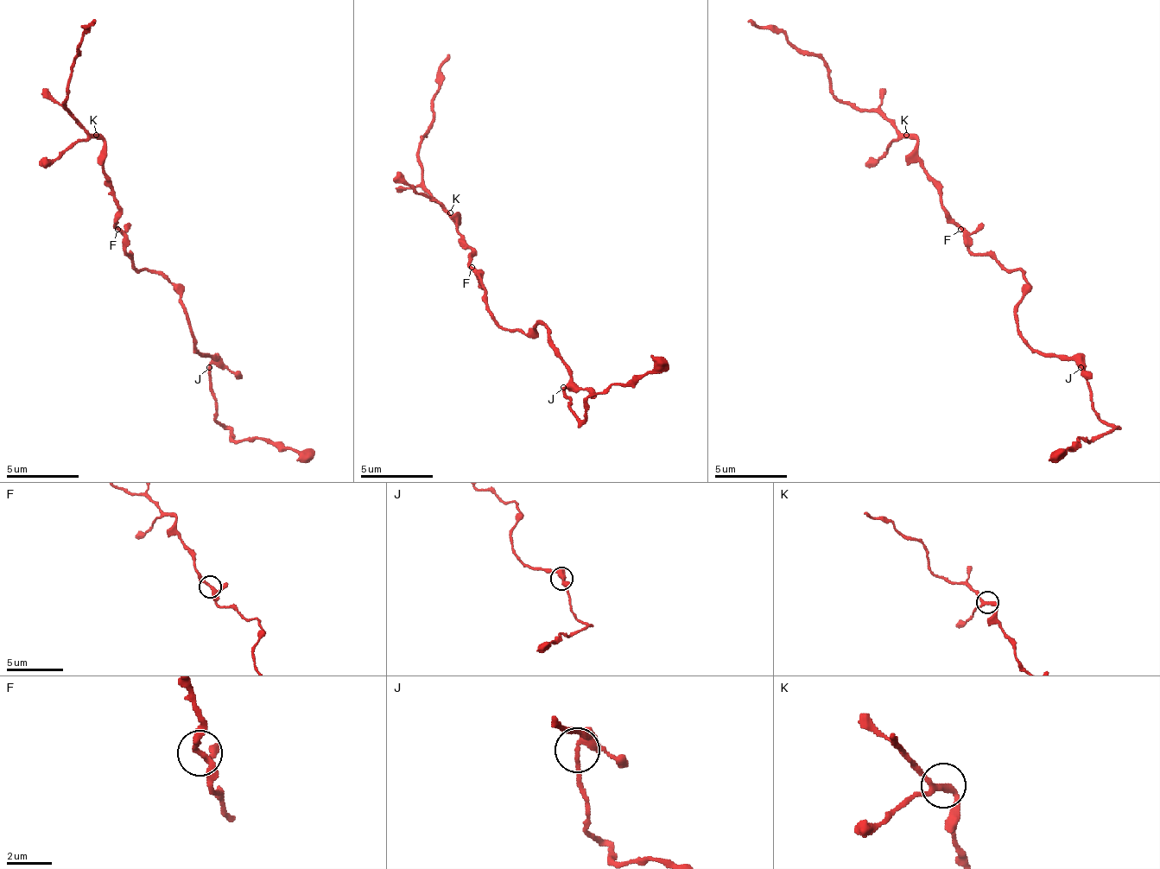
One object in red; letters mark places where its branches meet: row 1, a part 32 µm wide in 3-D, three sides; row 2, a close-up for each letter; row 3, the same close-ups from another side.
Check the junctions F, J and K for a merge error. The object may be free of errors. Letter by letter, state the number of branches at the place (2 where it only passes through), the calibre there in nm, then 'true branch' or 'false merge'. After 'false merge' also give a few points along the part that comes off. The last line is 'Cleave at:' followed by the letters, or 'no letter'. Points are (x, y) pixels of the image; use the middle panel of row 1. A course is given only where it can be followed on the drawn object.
F: 3 branches meet; 220 nm thick; true branch
J: 3 branches meet; 240 nm thick; true branch
K: 3 branches meet; 200 nm thick; true branch
Cleave at: no letter

